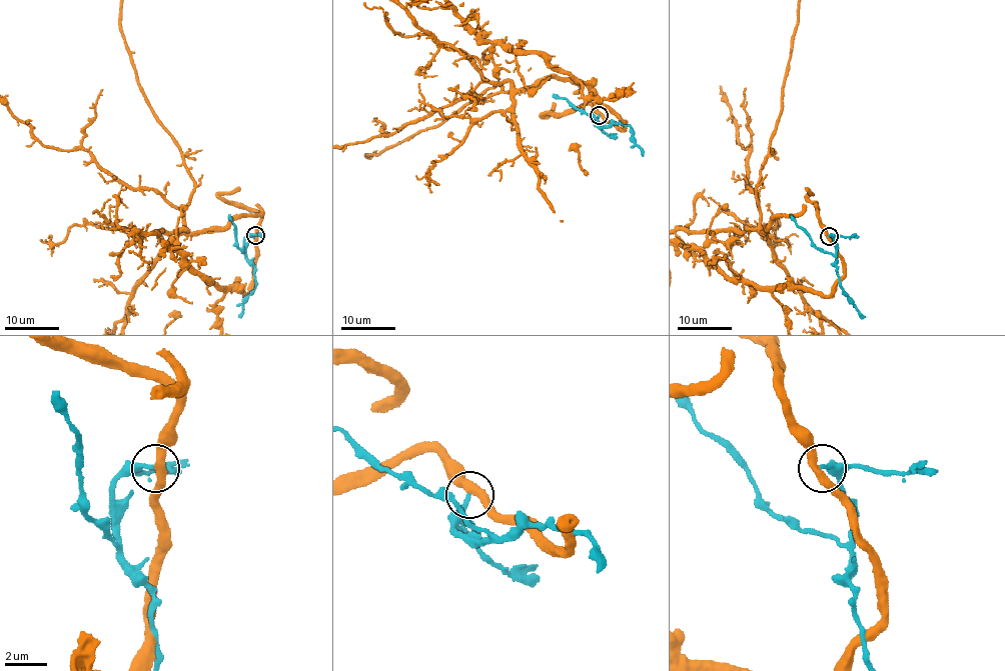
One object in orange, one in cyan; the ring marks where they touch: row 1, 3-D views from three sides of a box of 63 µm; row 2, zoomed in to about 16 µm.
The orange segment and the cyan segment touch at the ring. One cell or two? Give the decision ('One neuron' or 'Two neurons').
Two neurons

